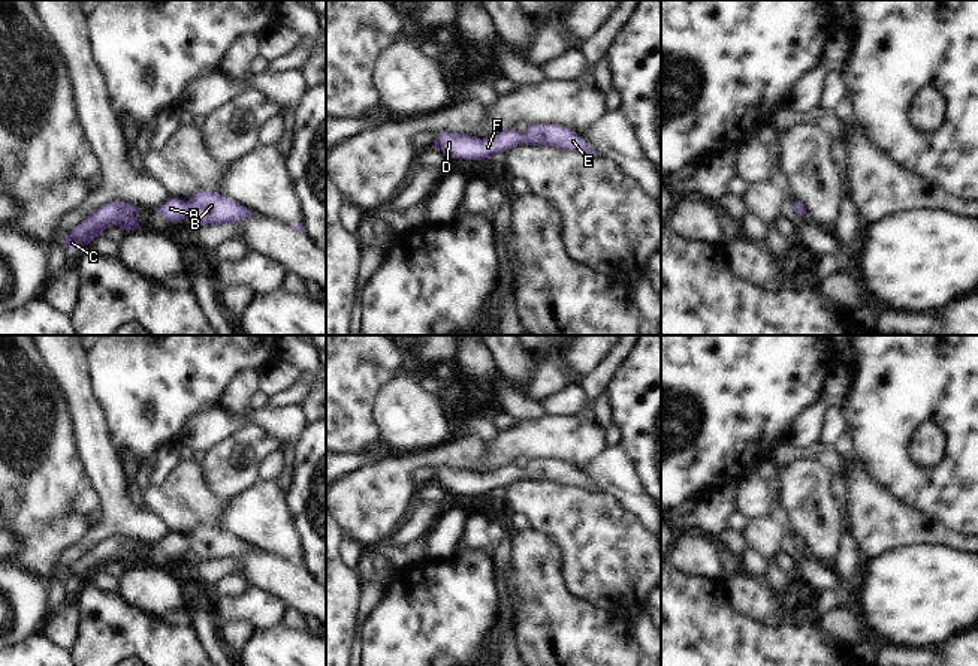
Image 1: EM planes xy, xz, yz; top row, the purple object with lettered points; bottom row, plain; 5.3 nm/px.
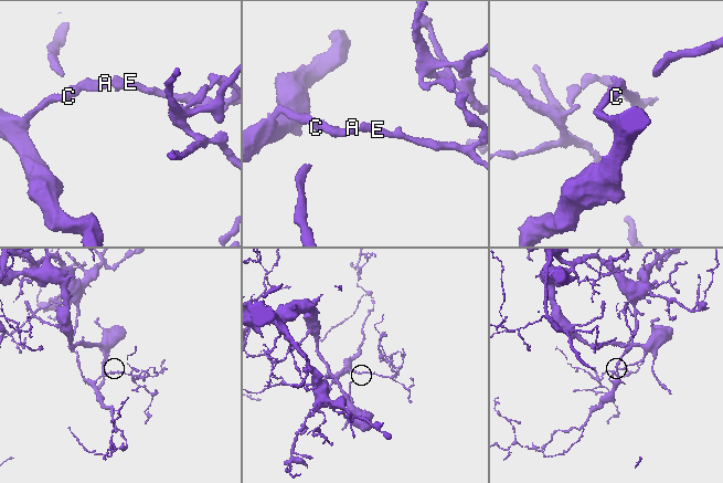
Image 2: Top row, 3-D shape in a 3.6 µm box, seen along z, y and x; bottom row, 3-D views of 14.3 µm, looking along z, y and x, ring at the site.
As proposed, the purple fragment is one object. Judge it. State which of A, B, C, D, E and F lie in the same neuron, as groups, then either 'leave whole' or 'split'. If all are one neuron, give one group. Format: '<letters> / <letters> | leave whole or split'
A B C D E F | leave whole

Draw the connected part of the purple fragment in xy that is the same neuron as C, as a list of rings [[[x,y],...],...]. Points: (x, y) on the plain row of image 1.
[[[111,536],[108,540],[91,546],[81,560],[63,573],[63,578],[69,585],[76,587],[91,579],[106,563],[118,561],[126,566],[135,566],[139,563],[139,555],[133,549],[136,545],[141,543],[120,536]]]

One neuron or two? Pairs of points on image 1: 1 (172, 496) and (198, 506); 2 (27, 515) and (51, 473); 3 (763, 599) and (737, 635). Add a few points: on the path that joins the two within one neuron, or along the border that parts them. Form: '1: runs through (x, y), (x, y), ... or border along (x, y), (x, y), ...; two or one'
1: runs through (178, 502), (192, 505); one
2: runs through (33, 505), (33, 491), (41, 484); one
3: border along (729, 588), (732, 605), (742, 615), (773, 623); two

